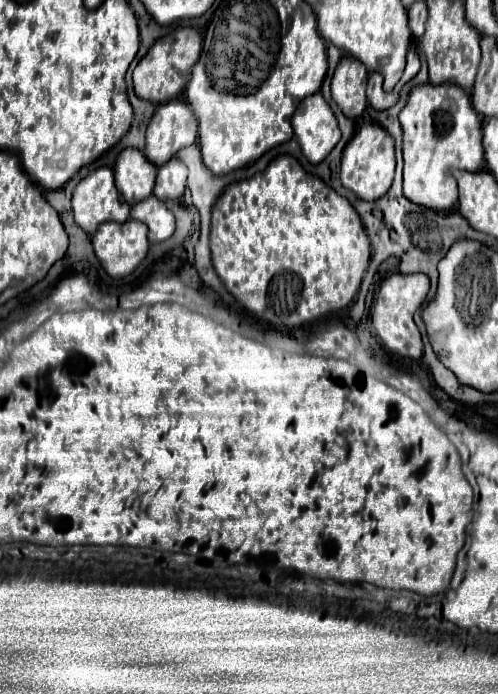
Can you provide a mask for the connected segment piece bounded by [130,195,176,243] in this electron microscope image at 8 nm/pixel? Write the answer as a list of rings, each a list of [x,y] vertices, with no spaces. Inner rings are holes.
[[[154,195],[132,205],[130,215],[148,227],[148,241],[150,243],[166,241],[168,237],[172,237],[172,233],[176,229],[172,211],[162,201],[158,201]]]

